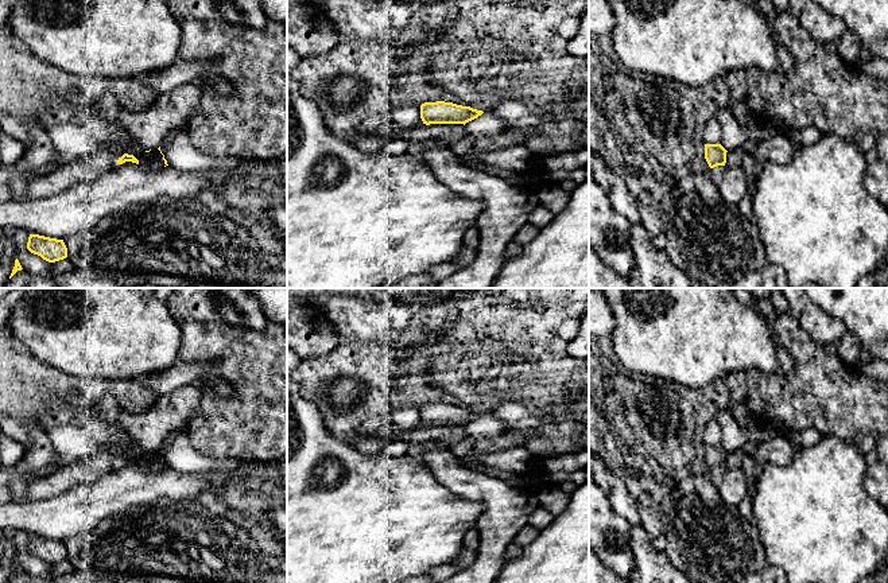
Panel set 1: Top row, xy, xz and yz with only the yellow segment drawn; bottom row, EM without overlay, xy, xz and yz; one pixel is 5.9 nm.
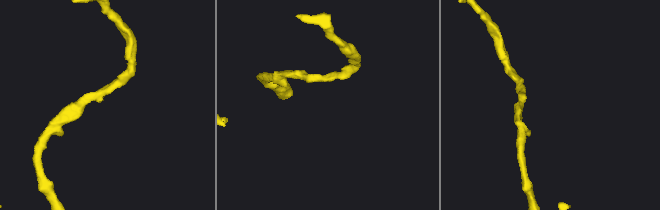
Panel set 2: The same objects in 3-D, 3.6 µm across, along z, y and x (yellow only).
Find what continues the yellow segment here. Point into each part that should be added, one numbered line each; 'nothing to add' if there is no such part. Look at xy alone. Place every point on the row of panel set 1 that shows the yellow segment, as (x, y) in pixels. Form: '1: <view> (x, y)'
nothing to add

